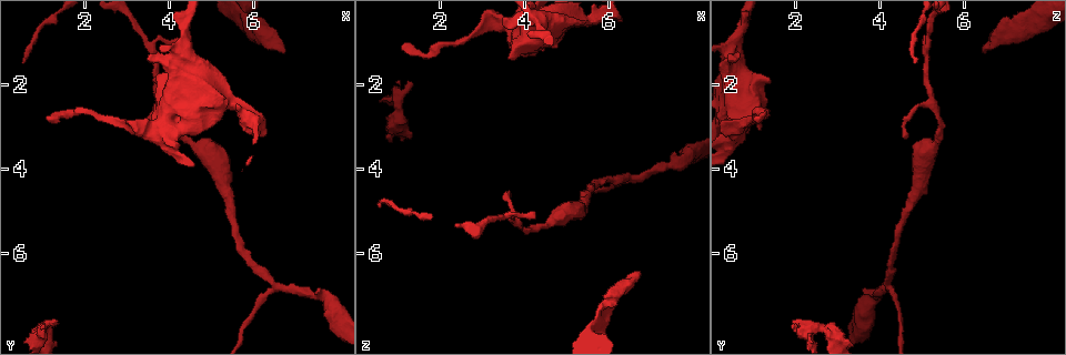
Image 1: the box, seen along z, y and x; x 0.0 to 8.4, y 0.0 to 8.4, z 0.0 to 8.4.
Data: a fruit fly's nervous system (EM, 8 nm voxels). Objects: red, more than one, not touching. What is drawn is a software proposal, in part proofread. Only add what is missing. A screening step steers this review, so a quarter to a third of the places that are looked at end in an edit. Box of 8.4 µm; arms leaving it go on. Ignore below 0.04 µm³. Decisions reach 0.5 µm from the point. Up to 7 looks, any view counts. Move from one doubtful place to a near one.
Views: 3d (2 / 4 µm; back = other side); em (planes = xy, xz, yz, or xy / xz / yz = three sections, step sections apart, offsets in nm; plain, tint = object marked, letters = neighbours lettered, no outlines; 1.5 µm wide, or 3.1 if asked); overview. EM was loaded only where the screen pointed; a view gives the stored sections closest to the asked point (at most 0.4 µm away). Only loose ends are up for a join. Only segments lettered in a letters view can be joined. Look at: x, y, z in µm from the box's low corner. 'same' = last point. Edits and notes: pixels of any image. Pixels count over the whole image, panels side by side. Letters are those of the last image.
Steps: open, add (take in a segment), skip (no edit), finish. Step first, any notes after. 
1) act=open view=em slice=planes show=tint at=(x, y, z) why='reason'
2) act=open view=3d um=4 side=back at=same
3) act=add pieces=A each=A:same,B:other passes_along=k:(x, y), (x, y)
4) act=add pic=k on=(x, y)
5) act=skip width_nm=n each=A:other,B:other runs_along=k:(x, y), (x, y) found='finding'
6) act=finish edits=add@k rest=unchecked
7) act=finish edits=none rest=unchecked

act=open view=em slice=planes show=letters at=(3.65, 3.30, 4.60) why='branch stops here'

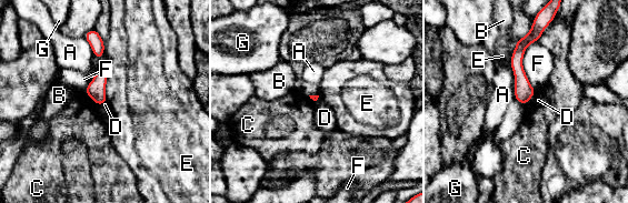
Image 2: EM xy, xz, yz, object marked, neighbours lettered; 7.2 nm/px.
act=skip each=A:other,B:other,C:other,D:other,E:other,F:other,G:other runs_along=2:(527, 38), (518, 52), (524, 101) found='no lettered segment goes on from it'

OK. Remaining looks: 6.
act=open view=em slice=planes show=tint at=(6.75, 1.25, 6.45) why='an open end'

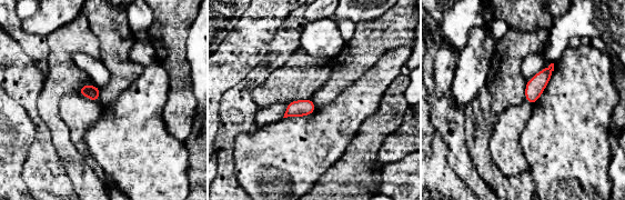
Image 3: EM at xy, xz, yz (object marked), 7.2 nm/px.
act=open view=em slice=planes show=letters at=same why='what lies round it'

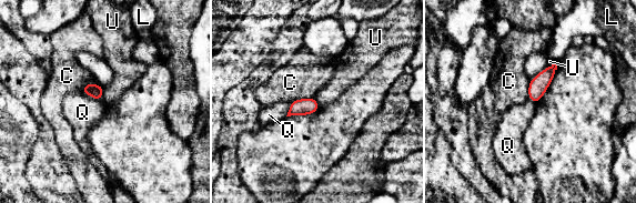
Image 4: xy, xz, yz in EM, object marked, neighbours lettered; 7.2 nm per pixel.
act=skip each=C:other,L:other,Q:other,U:other border=4:(103, 87), (101, 100) found='no lettered segment goes on from it'

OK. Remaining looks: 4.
act=open view=em slice=yz step=4 show=tint at=(3.60, 1.80, 1.40) why='free end'

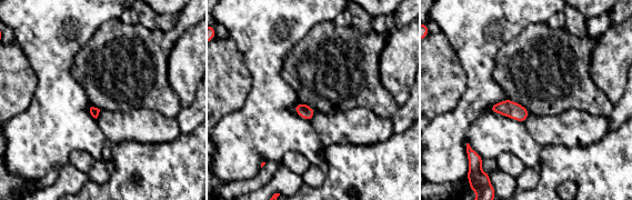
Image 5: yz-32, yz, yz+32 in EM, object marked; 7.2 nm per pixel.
act=open view=em slice=planes show=letters at=same

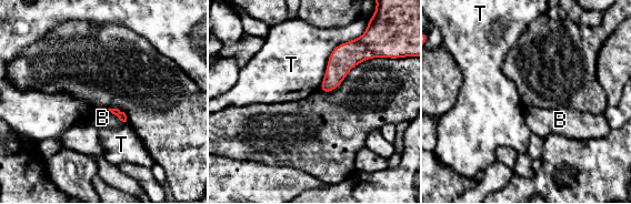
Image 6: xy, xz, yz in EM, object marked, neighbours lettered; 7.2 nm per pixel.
act=skip longest_contact=T:480nm each=B:other,T:other found='none of them fits'

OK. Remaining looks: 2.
act=finish edits=none rest=unchecked

